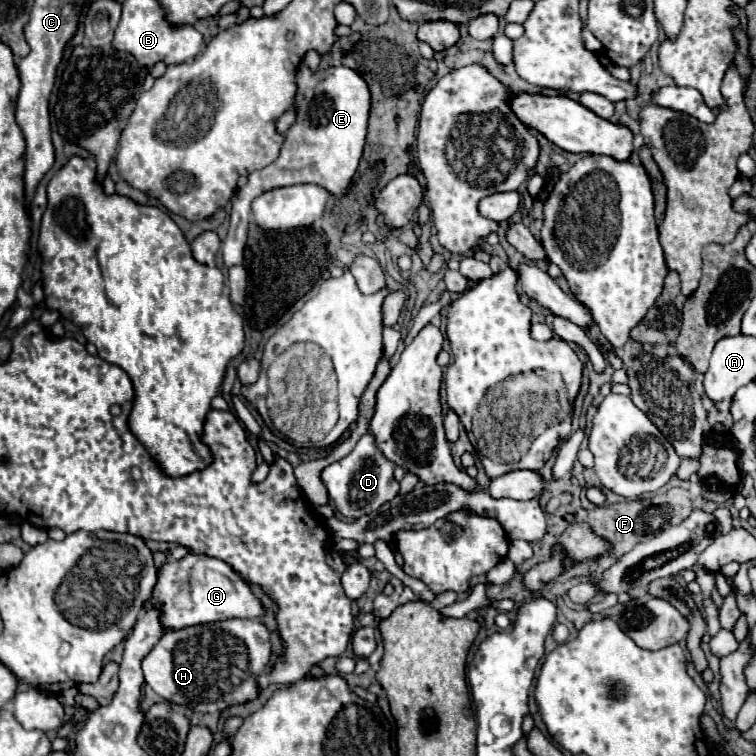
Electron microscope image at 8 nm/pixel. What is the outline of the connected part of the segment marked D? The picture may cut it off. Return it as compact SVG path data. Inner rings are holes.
M364 434L356 448L342 458L340 462L334 462L322 470L322 482L328 488L330 498L334 500L336 508L350 518L360 518L364 514L370 514L372 510L378 510L382 504L390 502L398 490L400 484L392 476L394 466L388 462L380 450L376 450L376 442L372 442L372 434Z

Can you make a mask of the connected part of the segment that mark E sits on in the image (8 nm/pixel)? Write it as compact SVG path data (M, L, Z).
M300 62L296 72L296 86L296 122L284 134L284 144L278 158L266 168L252 172L248 176L248 184L236 190L232 198L230 230L222 242L224 264L228 268L242 264L248 230L246 220L250 216L250 204L258 194L294 184L318 184L330 194L342 194L348 188L362 158L370 112L370 90L366 82L346 66L332 66L326 70L318 68L312 72L304 62Z

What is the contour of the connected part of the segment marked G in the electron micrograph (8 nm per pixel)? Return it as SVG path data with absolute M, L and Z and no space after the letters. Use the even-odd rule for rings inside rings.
M186 554L182 560L166 562L158 572L158 582L144 608L160 608L160 624L164 632L186 626L208 624L228 618L258 618L264 614L250 586L222 560L210 556Z

